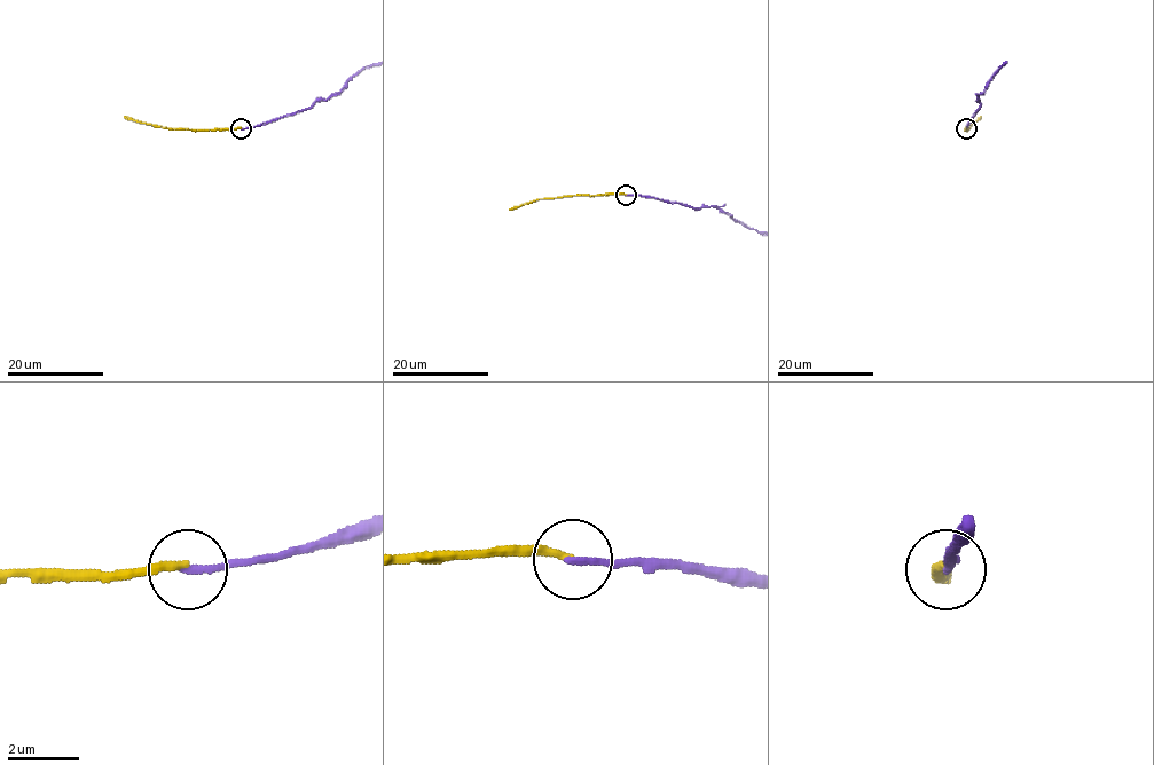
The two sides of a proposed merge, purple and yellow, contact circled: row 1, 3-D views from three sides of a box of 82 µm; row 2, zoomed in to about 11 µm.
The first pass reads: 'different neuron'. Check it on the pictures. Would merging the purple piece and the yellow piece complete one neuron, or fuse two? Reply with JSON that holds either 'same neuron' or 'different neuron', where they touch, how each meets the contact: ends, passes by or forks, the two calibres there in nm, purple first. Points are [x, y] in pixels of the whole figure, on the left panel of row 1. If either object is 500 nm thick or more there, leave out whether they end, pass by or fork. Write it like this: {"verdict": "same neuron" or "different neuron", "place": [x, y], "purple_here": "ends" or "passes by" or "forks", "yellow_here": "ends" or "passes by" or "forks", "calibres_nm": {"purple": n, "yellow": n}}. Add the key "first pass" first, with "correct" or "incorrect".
{"first pass": "correct", "verdict": "different neuron", "place": [241, 128], "purple_here": "ends", "yellow_here": "ends", "calibres_nm": {"purple": 200, "yellow": 200}}

